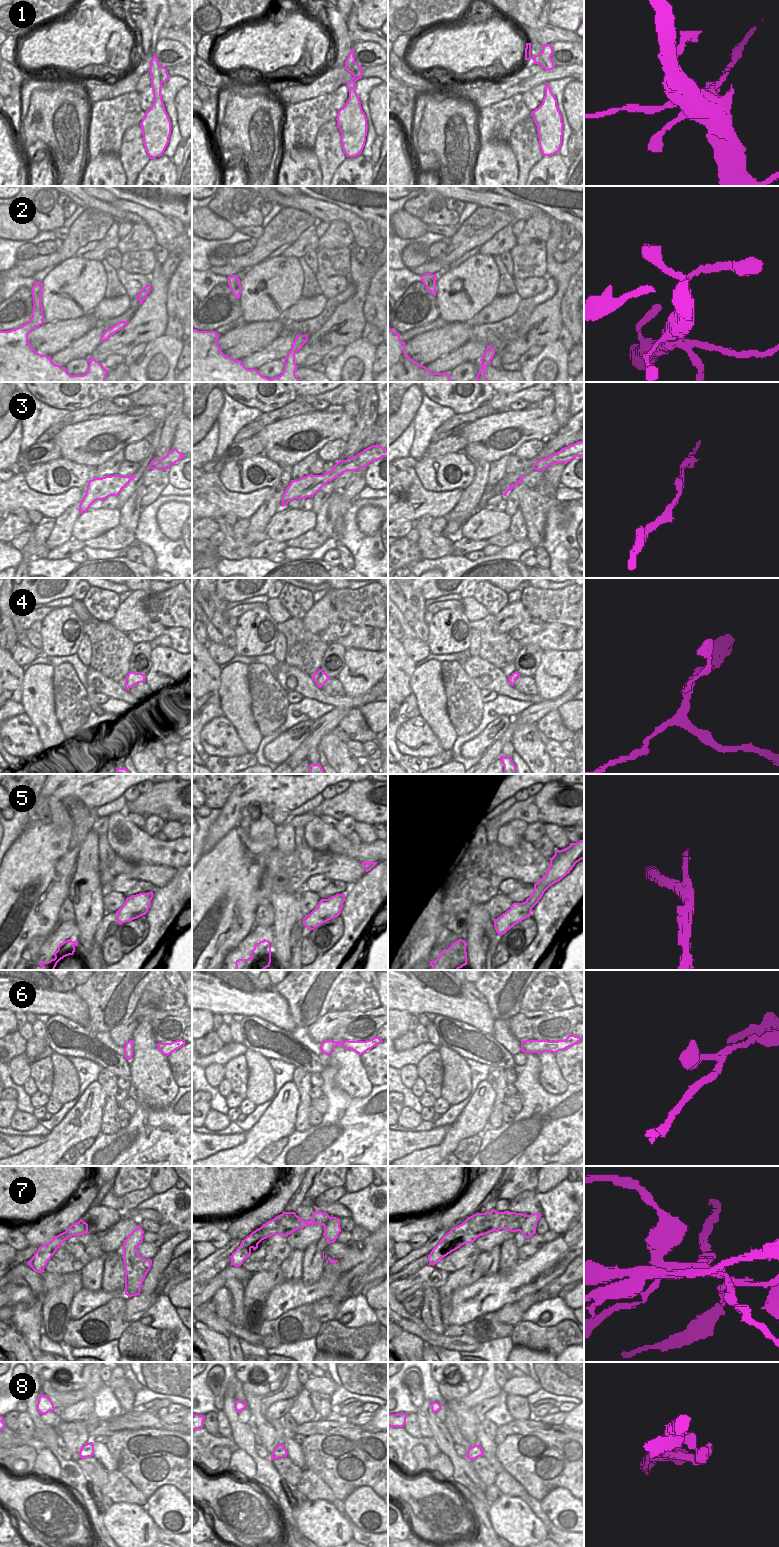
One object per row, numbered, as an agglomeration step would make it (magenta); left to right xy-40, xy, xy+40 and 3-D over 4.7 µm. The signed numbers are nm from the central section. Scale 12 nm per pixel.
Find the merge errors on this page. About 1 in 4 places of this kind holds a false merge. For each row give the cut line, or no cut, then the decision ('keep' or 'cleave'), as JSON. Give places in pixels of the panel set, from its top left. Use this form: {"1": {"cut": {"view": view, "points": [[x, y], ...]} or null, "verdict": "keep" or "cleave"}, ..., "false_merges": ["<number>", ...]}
{"1": {"cut": {"view": "xy-40", "points": [[158, 64], [158, 75], [162, 82]]}, "verdict": "cleave"}, "2": {"cut": null, "verdict": "keep"}, "3": {"cut": null, "verdict": "keep"}, "4": {"cut": null, "verdict": "keep"}, "5": {"cut": {"view": "xy+40", "points": [[524, 902], [531, 908]]}, "verdict": "cleave"}, "6": {"cut": null, "verdict": "keep"}, "7": {"cut": {"view": "xy+40", "points": [[528, 1215], [519, 1230]]}, "verdict": "cleave"}, "8": {"cut": null, "verdict": "keep"}, "false_merges": ["1", "5", "7"]}

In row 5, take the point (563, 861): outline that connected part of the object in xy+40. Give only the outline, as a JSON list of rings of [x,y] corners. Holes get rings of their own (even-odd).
[[[584,840],[570,843],[570,846],[563,850],[556,850],[555,855],[550,858],[550,866],[546,874],[534,884],[533,893],[525,901],[526,905],[533,908],[544,892],[569,874],[575,864],[582,859],[584,859]]]

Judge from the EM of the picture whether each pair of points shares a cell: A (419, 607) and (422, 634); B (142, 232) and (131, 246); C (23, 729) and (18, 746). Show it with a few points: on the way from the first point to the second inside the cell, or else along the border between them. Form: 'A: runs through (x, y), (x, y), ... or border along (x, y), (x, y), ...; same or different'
A: runs through (419, 614), (421, 627); same
B: runs through (141, 235), (133, 243); same
C: runs through (19, 733), (18, 742); same

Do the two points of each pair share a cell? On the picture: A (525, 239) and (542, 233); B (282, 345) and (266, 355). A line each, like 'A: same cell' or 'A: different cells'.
A: same cell
B: same cell

